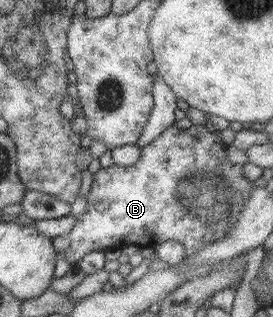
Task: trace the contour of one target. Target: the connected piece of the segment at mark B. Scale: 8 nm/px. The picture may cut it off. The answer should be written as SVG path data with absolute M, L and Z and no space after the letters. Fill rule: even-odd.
M174 123L154 138L154 141L143 146L140 158L132 165L98 167L91 177L91 186L86 195L86 210L75 217L74 227L68 235L53 238L56 255L61 253L71 267L75 267L79 259L89 251L105 252L130 244L155 246L166 240L181 243L185 257L192 257L204 249L207 243L221 239L234 227L254 185L253 181L242 174L242 164L226 159L226 145L216 132L207 131L204 124L192 124L187 129L180 129Z

